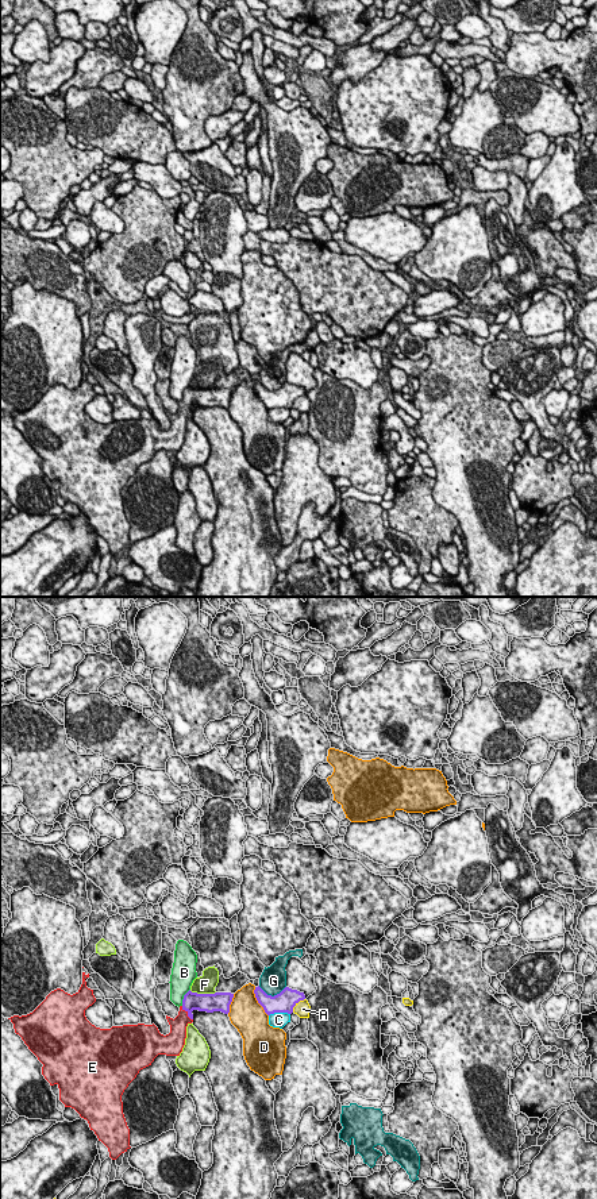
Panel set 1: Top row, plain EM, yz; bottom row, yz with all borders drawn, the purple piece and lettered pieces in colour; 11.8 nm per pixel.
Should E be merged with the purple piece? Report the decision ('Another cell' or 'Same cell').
Same cell

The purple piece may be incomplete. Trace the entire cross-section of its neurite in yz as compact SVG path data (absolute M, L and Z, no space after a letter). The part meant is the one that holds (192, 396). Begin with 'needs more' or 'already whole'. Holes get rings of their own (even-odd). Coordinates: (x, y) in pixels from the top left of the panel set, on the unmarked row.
needs more | M82 367L82 379L76 389L57 383L32 408L8 415L14 419L15 428L43 459L45 474L50 481L58 481L59 496L88 516L90 525L108 543L109 552L116 555L131 543L130 524L123 509L124 485L158 450L180 451L185 440L186 421L193 417L193 405L228 409L234 389L197 389L189 385L184 390L178 410L174 415L166 410L170 420L170 428L166 431L161 429L154 419L100 424L85 412L85 405L96 397L93 385L86 382L86 373L89 369Z

